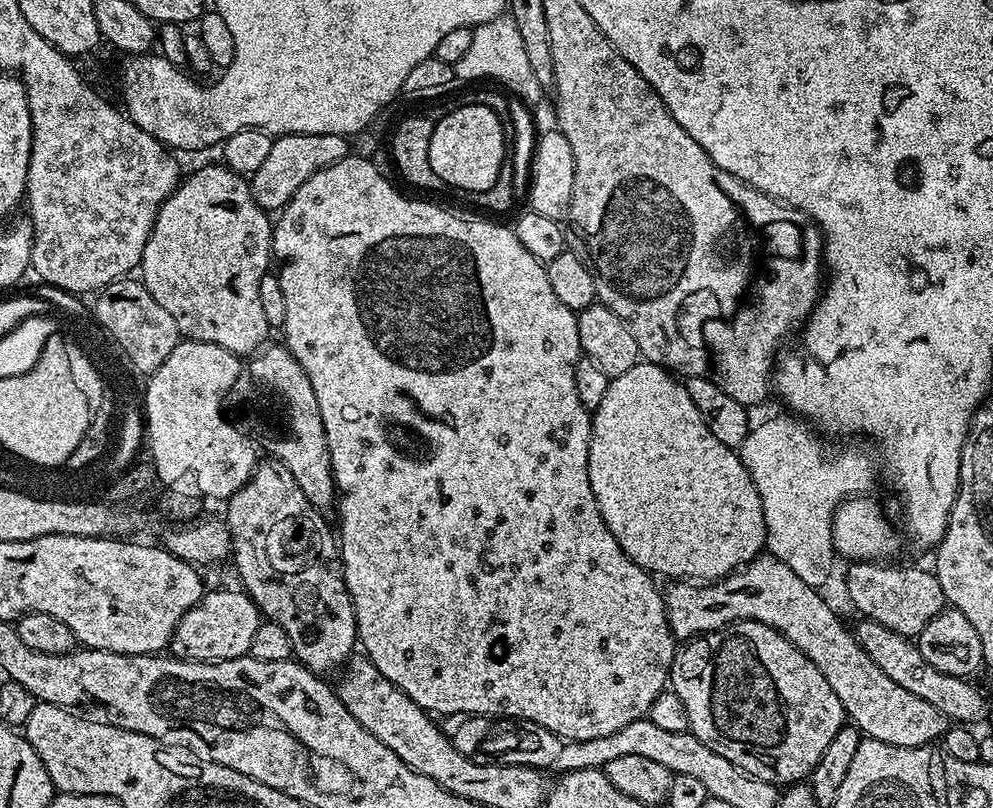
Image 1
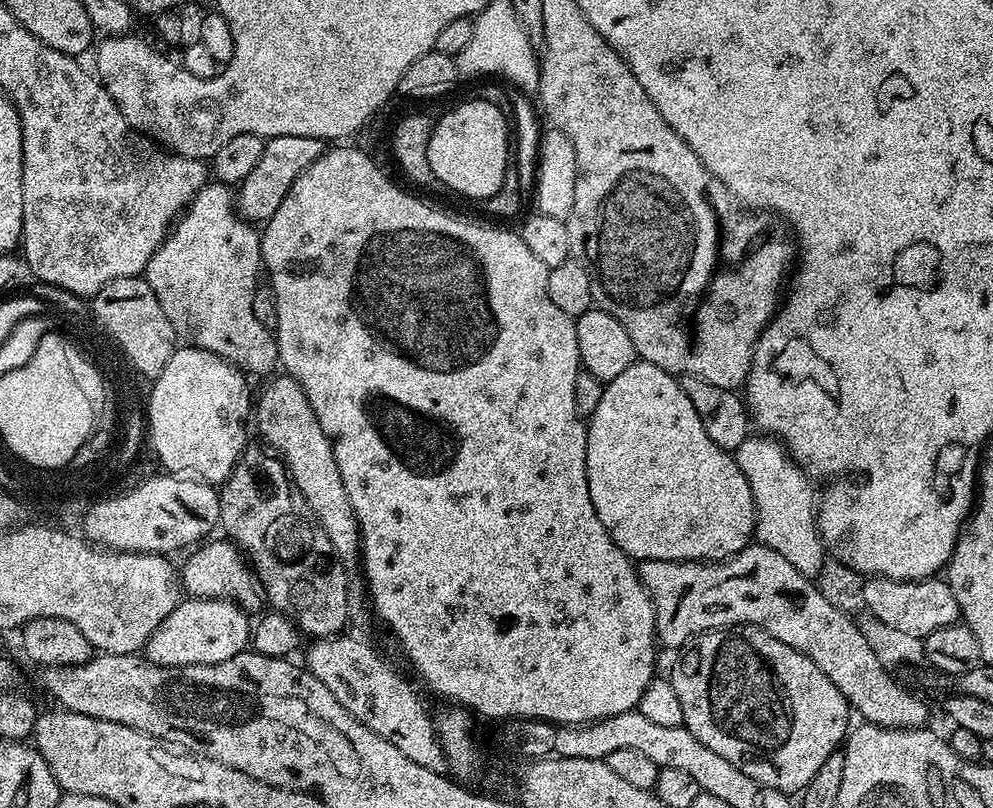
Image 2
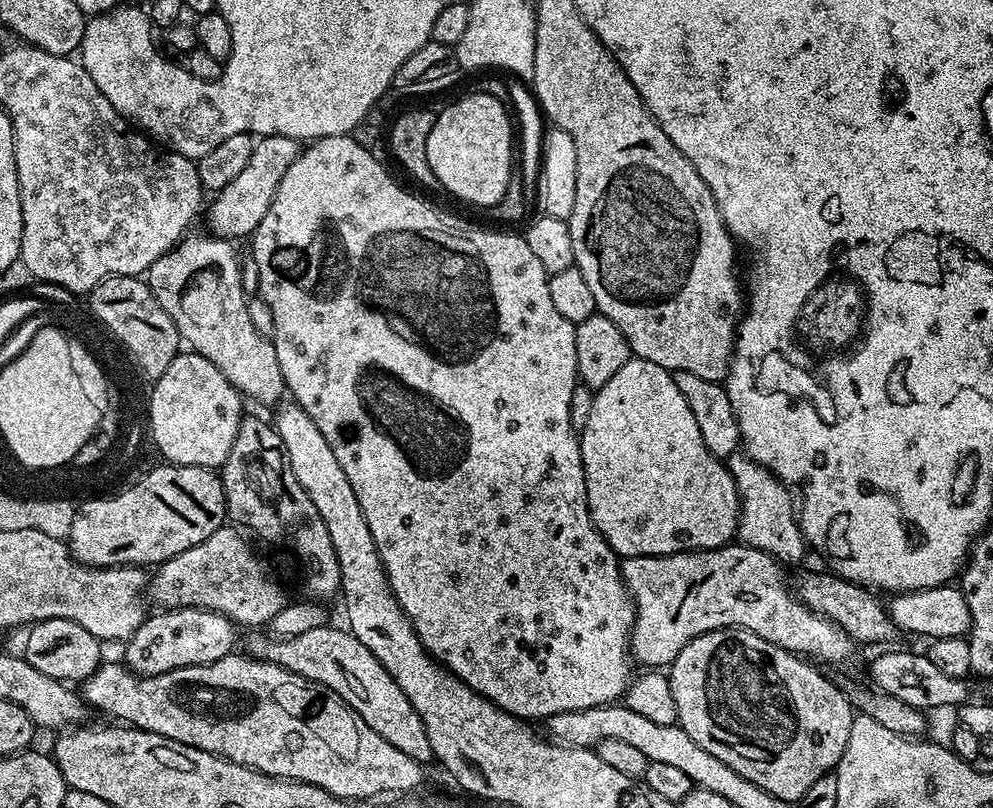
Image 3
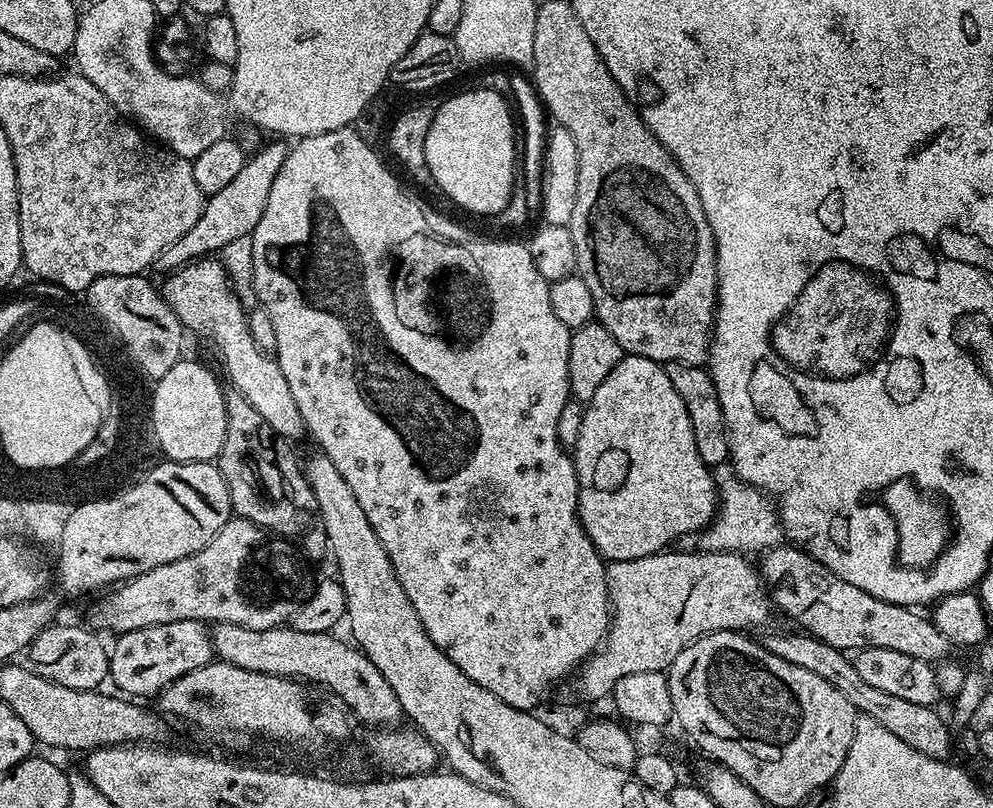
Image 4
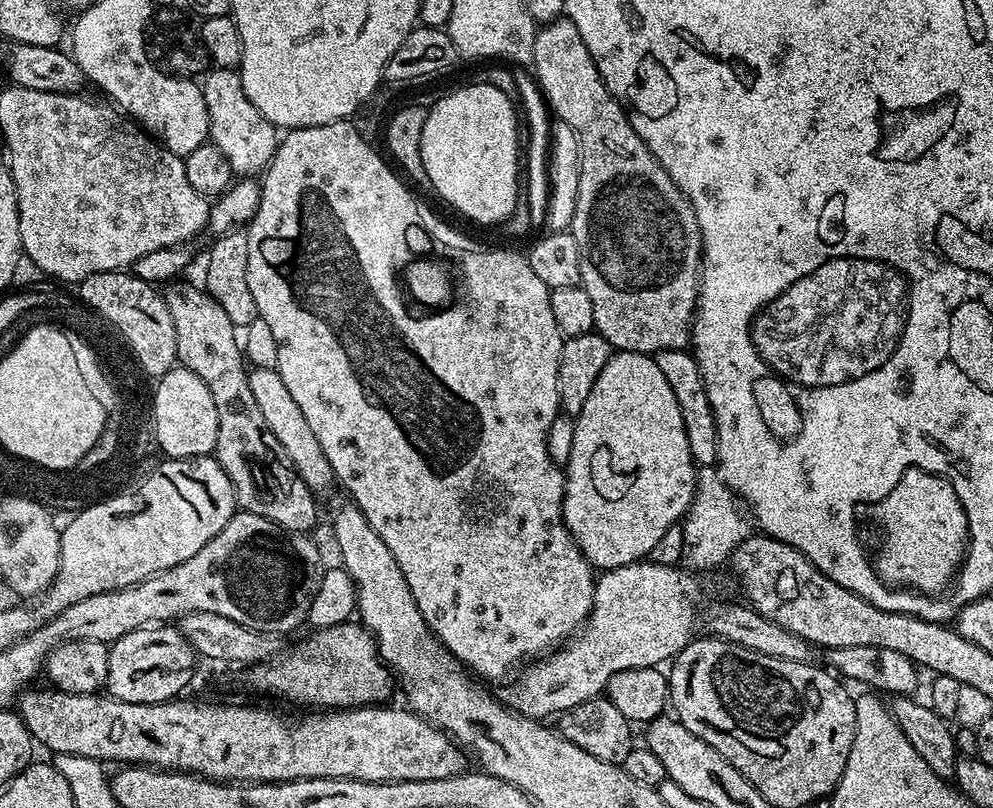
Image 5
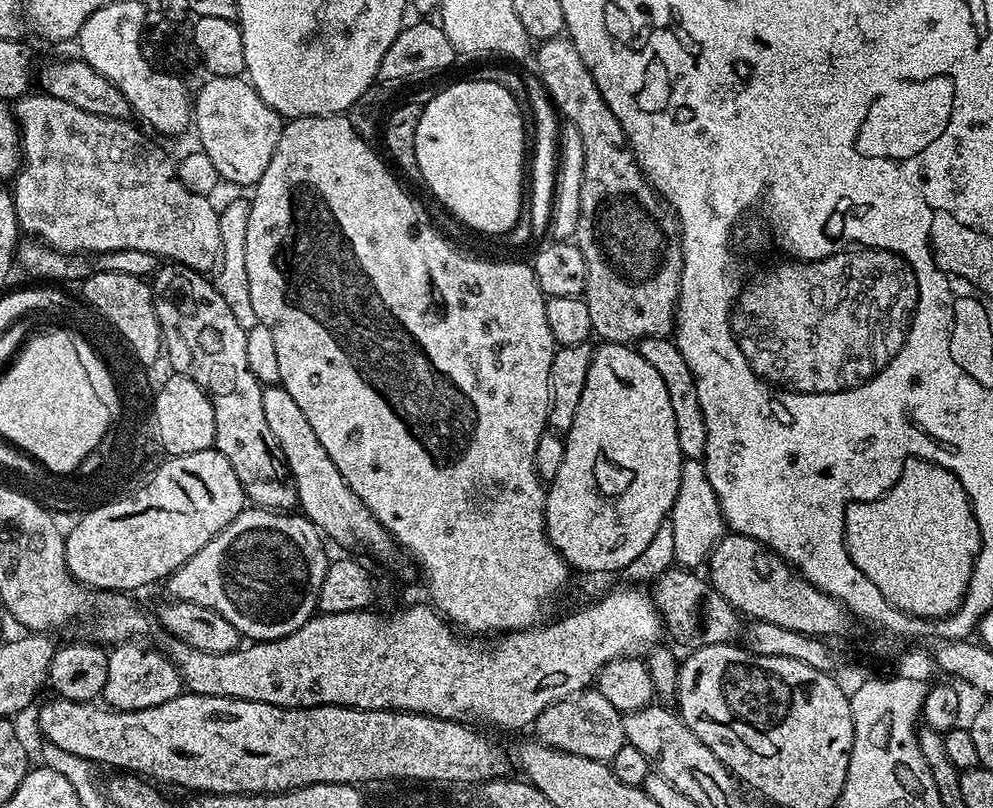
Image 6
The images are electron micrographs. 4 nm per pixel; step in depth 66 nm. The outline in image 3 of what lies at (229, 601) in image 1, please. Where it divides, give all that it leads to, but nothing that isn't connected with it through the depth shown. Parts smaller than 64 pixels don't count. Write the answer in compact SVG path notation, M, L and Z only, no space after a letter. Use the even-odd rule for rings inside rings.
M172 608L149 615L123 645L123 663L137 676L158 676L170 670L193 668L218 662L229 655L236 644L237 625L222 614L201 608Z

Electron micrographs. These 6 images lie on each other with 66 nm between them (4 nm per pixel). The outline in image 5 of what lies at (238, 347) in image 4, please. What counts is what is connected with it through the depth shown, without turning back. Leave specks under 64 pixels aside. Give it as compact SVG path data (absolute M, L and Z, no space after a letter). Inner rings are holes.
M253 367L249 371L248 381L250 390L254 393L254 402L258 402L258 410L262 410L262 418L266 418L266 426L270 426L274 438L278 438L278 442L282 442L282 450L286 450L286 454L290 458L294 470L302 478L302 482L306 482L306 486L312 489L313 493L320 494L320 492L326 491L331 484L334 484L332 467L326 454L322 454L322 446L318 446L318 438L314 438L298 402L294 402L290 390L286 390L286 382L282 382L282 378L275 368L257 367Z

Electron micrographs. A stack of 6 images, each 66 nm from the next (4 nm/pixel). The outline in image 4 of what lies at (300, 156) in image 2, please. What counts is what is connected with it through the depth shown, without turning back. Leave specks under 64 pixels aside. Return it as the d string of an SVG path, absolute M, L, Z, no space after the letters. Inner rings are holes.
M276 143L280 144L268 144L253 156L251 153L245 159L242 170L238 170L237 176L222 190L218 190L218 194L205 199L198 222L194 222L194 226L190 226L190 230L186 230L186 234L182 234L178 242L170 242L170 246L166 246L166 250L158 254L155 271L164 272L163 274L174 273L195 260L220 254L216 252L238 243L239 240L247 241L251 237L252 231L258 226L258 218L262 218L262 210L266 210L270 186L274 186L274 178L278 178L278 170L282 168L282 162L286 160L289 150L287 143Z

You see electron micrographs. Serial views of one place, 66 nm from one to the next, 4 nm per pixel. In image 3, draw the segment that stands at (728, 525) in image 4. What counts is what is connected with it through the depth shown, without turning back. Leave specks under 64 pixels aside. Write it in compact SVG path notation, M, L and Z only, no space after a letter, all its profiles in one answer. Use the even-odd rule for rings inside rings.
M743 451L730 454L726 463L740 495L740 524L736 527L739 543L768 552L785 565L802 559L806 545L793 493L792 496L788 493L791 492L789 485L783 484L769 468L754 462Z

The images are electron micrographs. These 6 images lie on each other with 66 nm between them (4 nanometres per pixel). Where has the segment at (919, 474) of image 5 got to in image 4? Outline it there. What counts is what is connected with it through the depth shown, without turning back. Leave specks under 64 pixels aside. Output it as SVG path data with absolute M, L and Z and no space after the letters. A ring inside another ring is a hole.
M892 476L892 480L884 480L884 484L876 484L876 488L864 488L860 496L856 496L856 504L860 508L880 508L888 520L892 520L892 536L896 536L896 544L892 544L892 564L900 568L900 572L920 572L920 576L928 576L928 572L936 572L936 564L952 552L952 544L960 540L960 520L956 520L956 508L952 508L952 500L948 500L948 492L944 488L928 488L928 484L920 484L916 476Z

